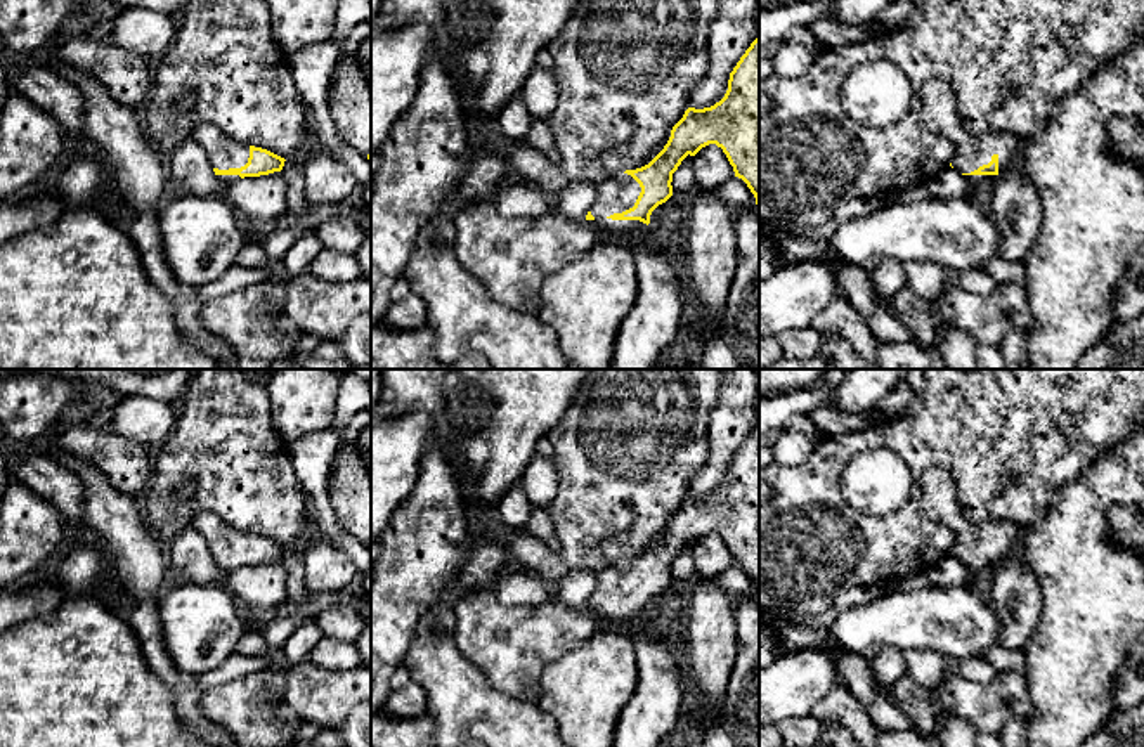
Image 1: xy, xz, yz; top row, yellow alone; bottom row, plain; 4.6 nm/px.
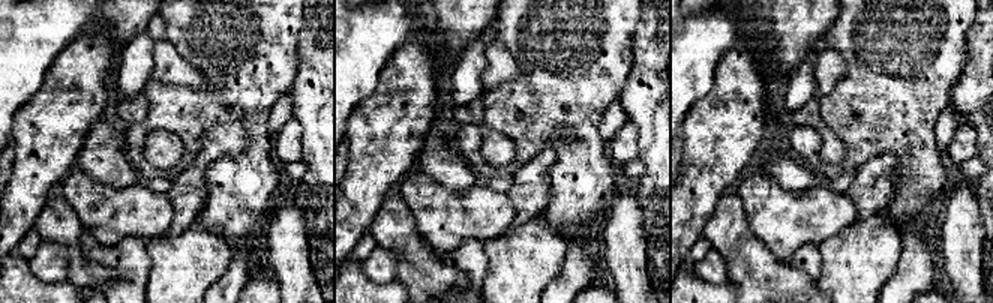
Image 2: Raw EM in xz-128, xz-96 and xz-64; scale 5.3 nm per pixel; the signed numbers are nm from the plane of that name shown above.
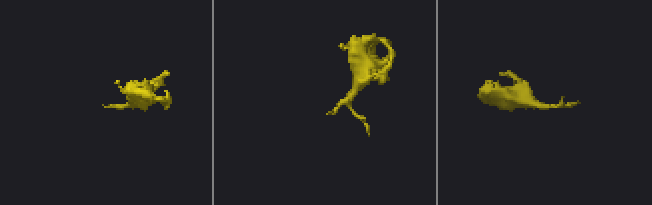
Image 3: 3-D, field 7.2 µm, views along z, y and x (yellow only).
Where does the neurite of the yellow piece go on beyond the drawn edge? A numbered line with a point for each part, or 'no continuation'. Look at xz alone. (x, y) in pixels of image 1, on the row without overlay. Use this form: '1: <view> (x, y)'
1: xz (619, 581)

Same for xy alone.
1: xy (222, 539)

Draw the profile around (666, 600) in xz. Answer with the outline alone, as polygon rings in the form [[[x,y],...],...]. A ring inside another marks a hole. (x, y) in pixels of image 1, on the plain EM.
[[[673,579],[673,584],[652,600],[650,612],[657,610],[669,612],[673,610],[674,605],[676,605],[676,582]]]

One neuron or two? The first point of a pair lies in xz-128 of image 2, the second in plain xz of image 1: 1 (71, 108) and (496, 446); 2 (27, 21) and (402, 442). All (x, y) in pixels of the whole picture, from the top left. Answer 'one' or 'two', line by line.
1: two
2: one

